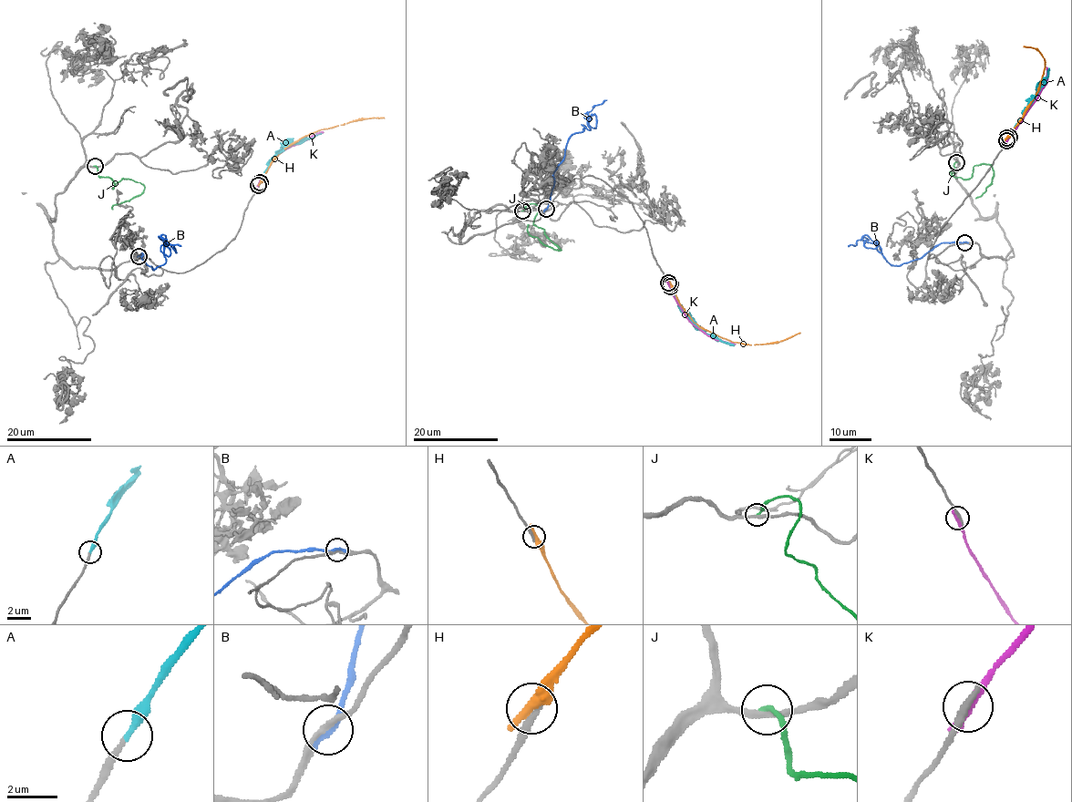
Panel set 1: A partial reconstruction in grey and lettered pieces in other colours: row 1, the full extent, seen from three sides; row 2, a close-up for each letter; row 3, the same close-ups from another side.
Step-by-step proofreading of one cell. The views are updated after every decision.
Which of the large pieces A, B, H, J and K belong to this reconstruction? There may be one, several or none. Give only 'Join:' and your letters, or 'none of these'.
Join: A, B

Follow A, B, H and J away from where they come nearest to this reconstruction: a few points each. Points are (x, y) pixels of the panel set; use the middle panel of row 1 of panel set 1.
A: (670, 286), (685, 313), (707, 334), (735, 345)
B: (546, 209), (552, 174), (563, 159), (568, 138), (588, 127), (588, 112), (606, 99)
H: (670, 284), (689, 316), (701, 328), (734, 343), (781, 341), (800, 332)
J: (522, 210), (535, 203), (538, 209), (533, 224), (560, 250), (531, 237), (528, 224)

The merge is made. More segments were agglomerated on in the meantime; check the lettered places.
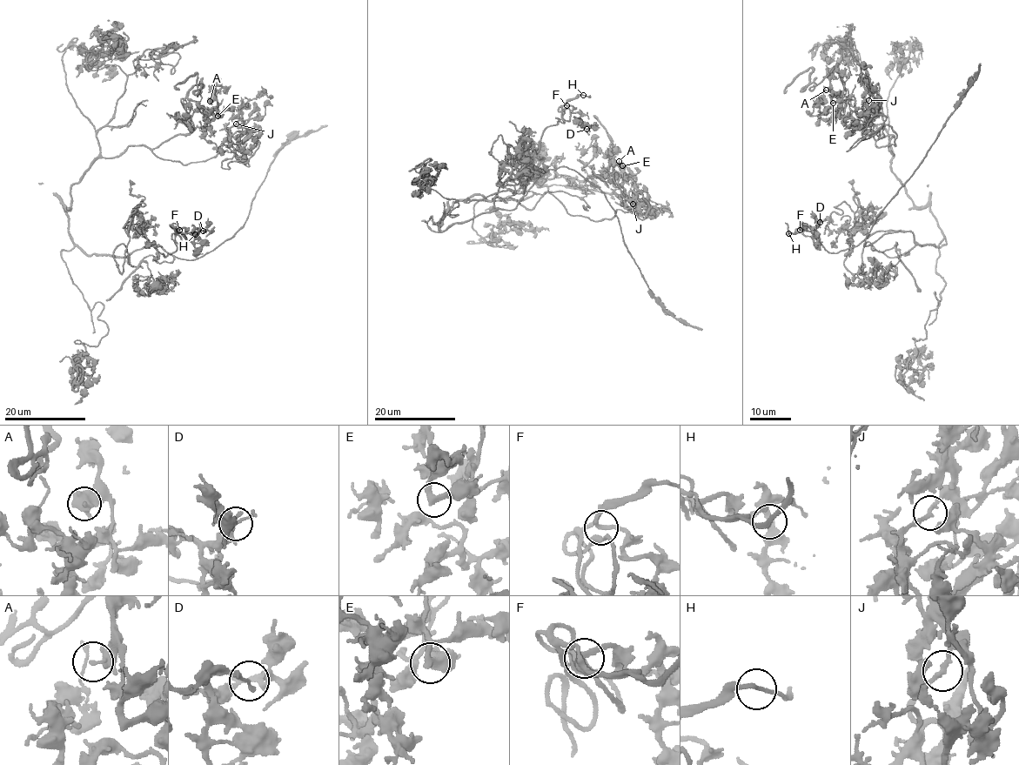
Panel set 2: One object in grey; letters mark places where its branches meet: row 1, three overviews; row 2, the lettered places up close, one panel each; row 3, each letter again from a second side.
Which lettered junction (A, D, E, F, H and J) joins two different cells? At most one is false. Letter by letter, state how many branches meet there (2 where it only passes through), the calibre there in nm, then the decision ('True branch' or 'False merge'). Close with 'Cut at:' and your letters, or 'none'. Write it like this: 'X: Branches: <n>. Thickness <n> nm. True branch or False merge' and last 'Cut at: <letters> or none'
A: Branches: 2. Thickness 200 nm. True branch
D: Branches: 3. Thickness 200 nm. True branch
E: Branches: 3. Thickness 240 nm. True branch
F: Branches: 2. Thickness 240 nm. True branch
H: Branches: 2. Thickness 200 nm. True branch
J: Branches: 2. Thickness 240 nm. True branch
Cut at: none

